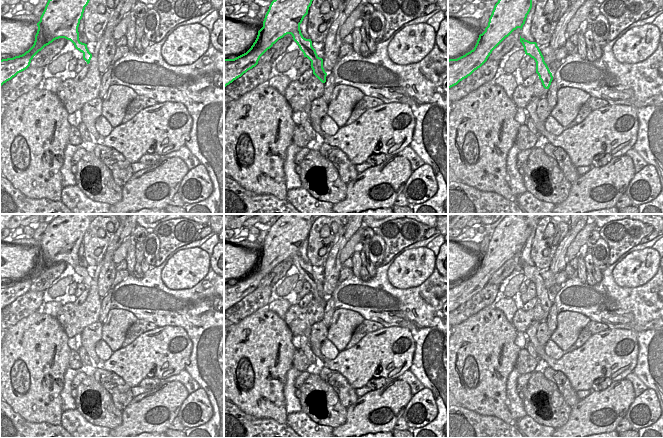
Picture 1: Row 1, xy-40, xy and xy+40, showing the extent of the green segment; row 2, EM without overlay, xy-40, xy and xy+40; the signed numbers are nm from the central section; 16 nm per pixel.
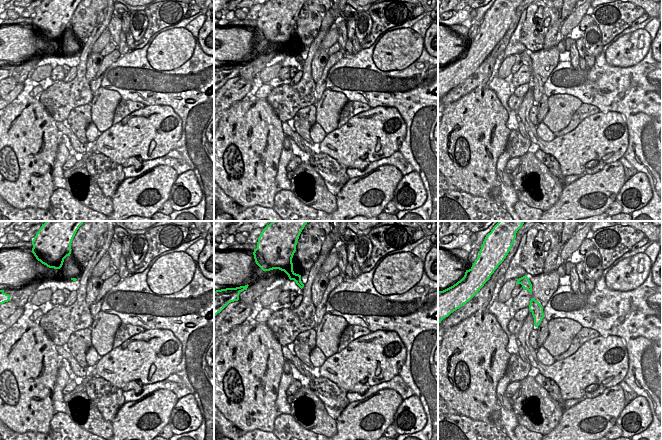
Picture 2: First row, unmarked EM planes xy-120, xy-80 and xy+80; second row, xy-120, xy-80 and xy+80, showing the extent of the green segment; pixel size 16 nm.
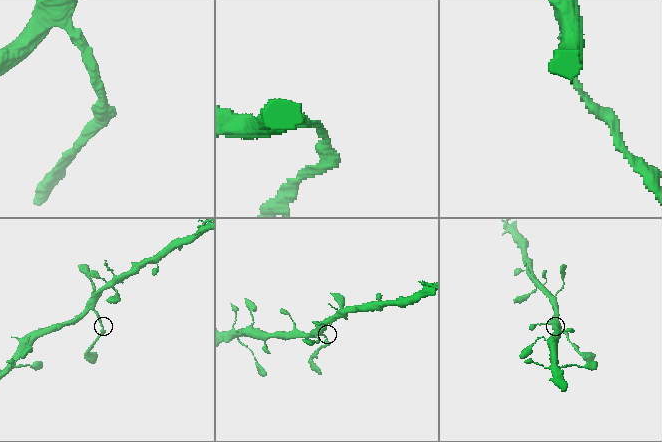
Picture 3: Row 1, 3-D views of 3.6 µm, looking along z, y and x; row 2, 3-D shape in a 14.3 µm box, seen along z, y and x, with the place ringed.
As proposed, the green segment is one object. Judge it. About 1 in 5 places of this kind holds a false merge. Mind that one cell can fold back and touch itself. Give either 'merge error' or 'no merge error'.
merge error

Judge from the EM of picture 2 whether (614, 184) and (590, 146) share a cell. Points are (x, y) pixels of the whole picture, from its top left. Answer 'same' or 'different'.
different

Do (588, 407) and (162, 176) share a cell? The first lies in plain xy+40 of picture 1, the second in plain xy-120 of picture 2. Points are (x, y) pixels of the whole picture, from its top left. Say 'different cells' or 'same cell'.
same cell

